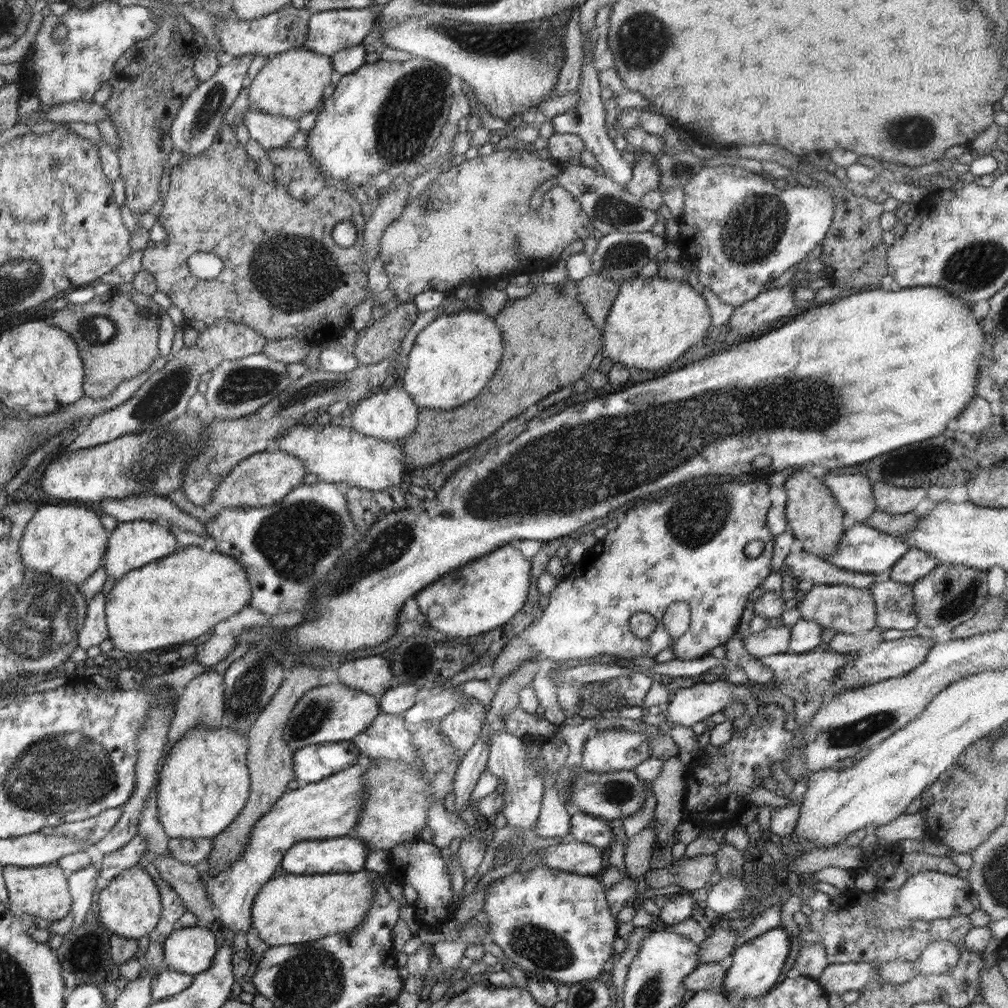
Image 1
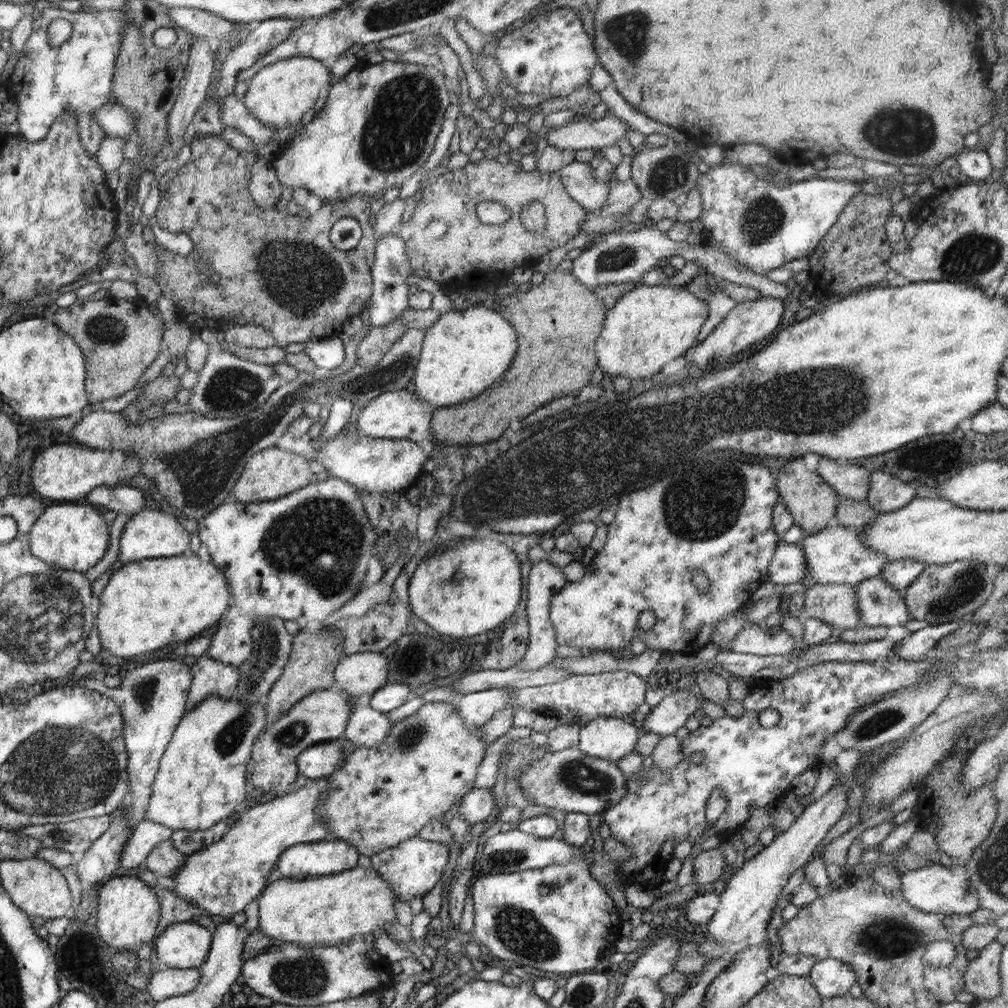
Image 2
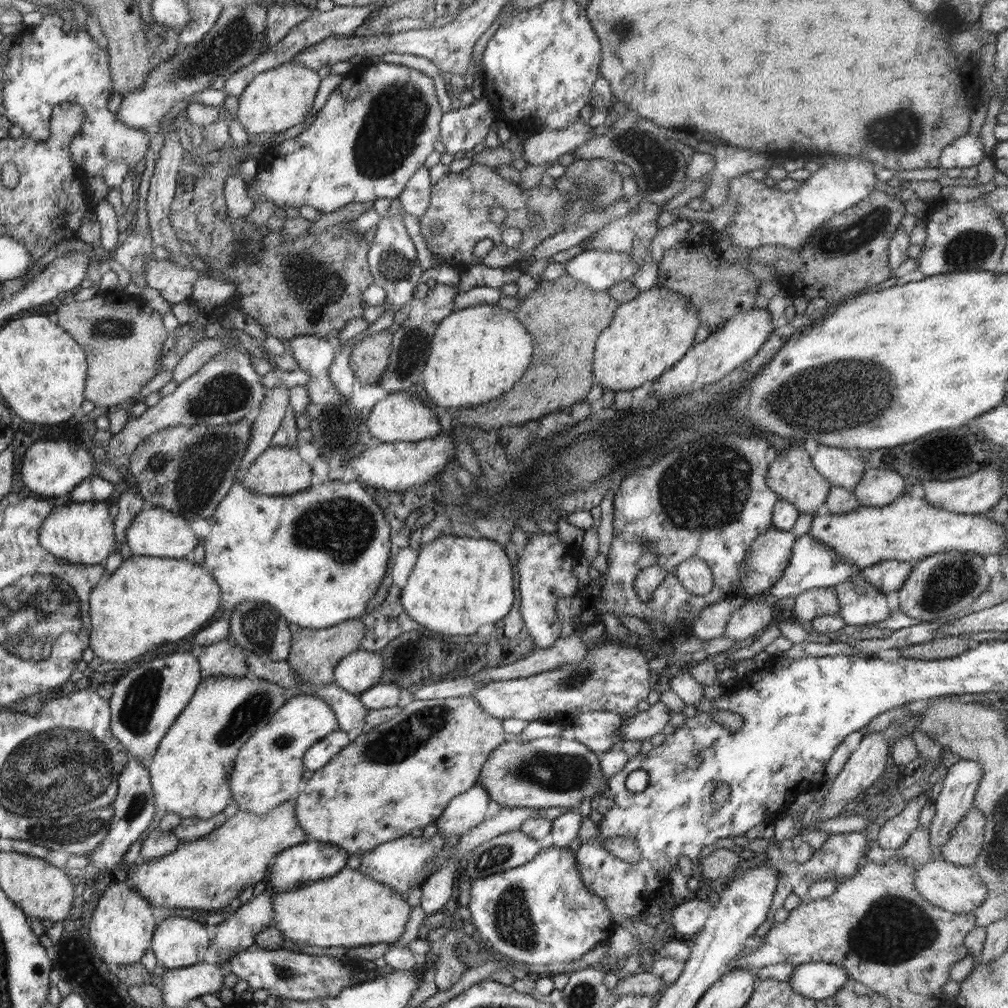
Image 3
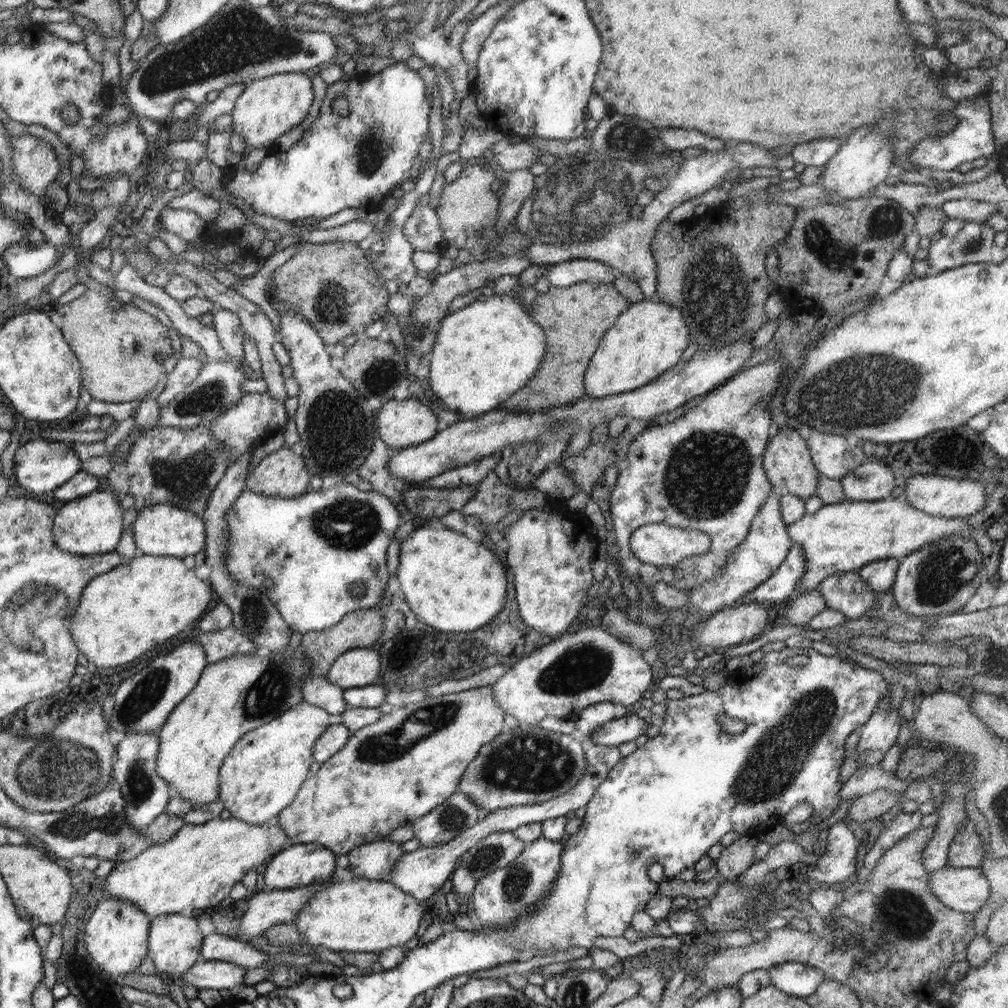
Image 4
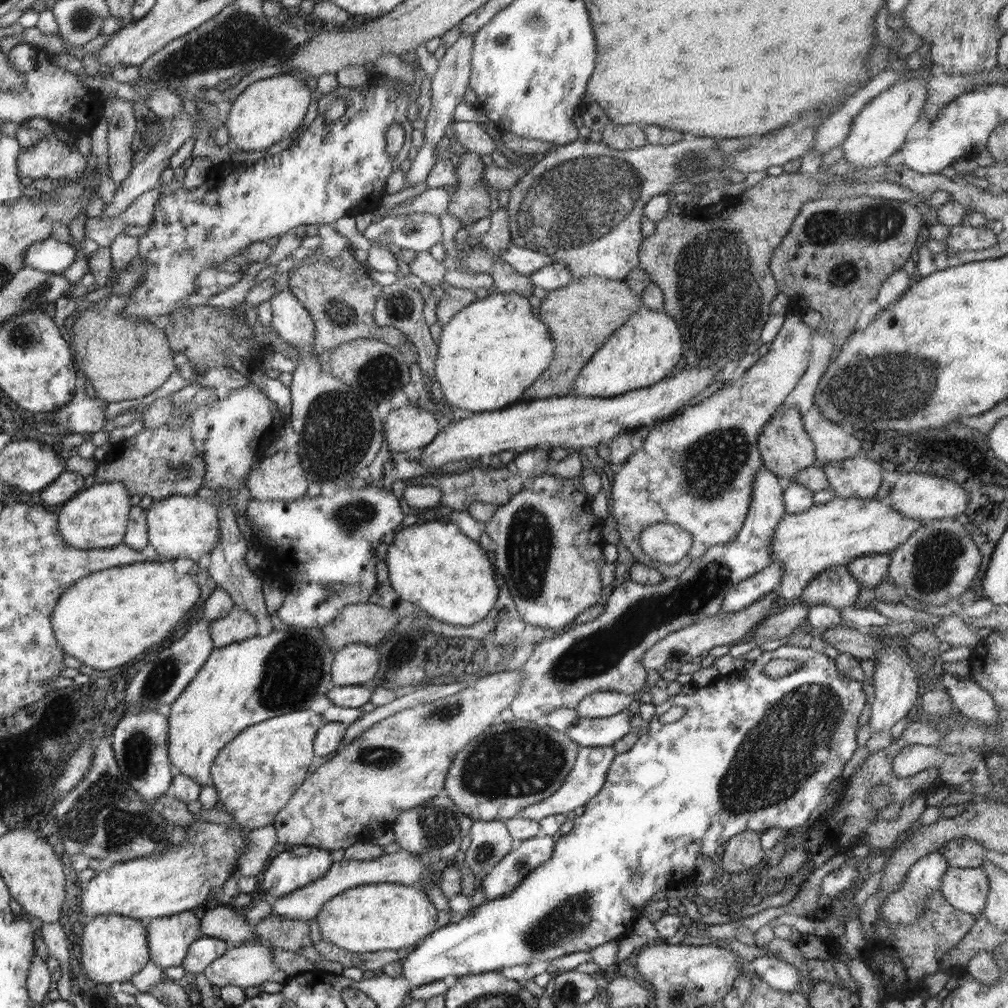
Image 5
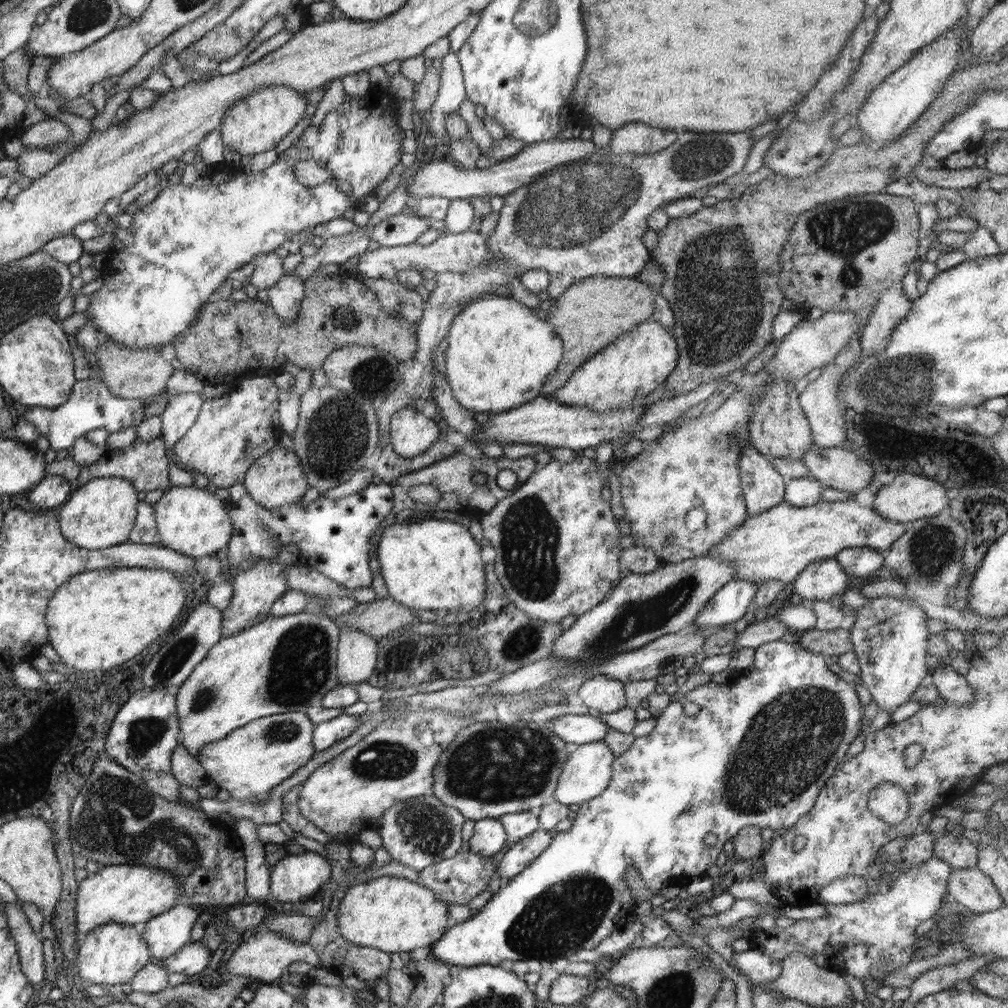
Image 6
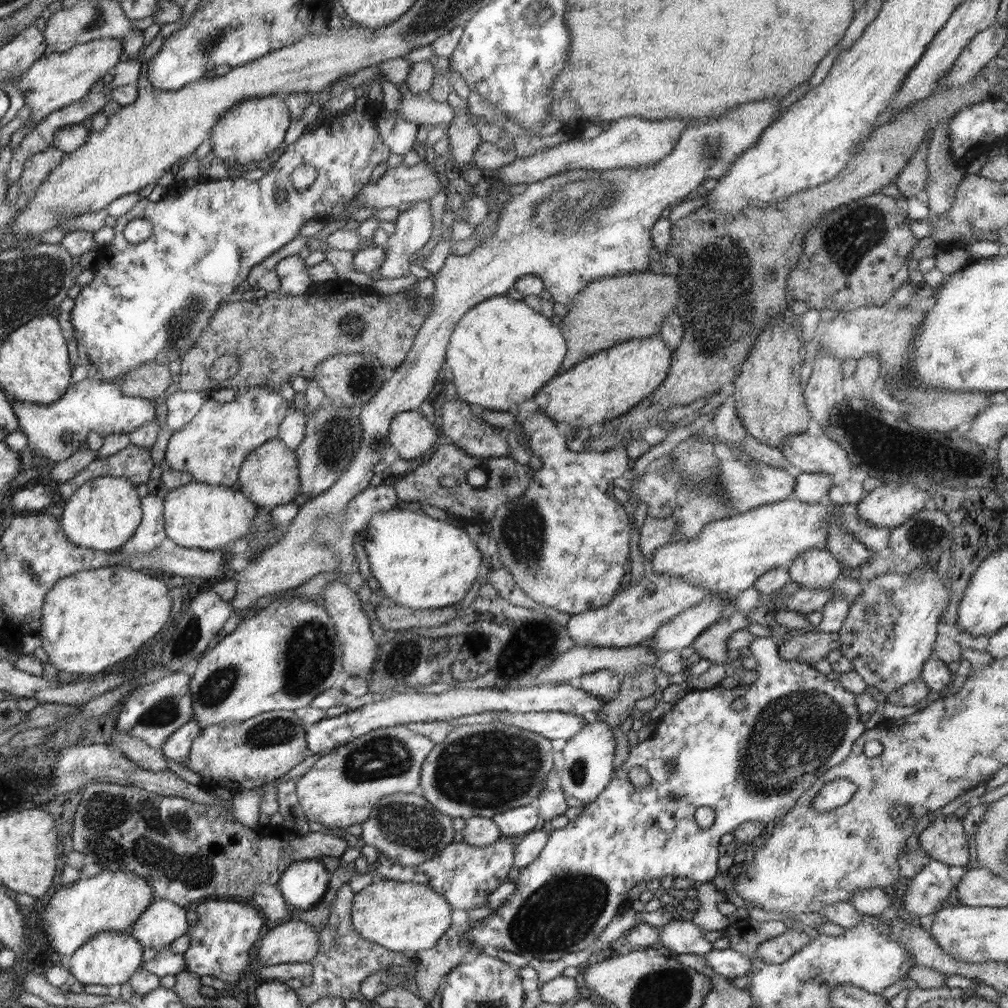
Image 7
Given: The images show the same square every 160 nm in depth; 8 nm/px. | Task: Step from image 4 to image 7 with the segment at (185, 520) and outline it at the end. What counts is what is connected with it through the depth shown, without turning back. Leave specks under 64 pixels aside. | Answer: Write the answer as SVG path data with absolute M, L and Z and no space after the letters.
M191 481L168 491L163 497L165 533L183 547L212 551L244 538L261 509L261 505L254 504L240 490L226 485Z

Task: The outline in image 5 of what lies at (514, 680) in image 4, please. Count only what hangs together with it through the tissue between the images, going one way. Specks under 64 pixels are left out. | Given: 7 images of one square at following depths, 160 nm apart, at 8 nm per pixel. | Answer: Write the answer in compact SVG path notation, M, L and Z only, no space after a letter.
M766 467L754 475L753 489L751 492L750 506L736 541L728 544L711 546L693 565L685 568L677 578L668 577L662 579L661 583L655 585L643 585L632 579L626 579L622 584L613 588L604 612L586 624L569 625L564 631L556 633L556 637L544 640L536 646L530 655L530 659L518 670L522 672L522 681L518 695L509 706L515 714L516 719L535 722L540 716L547 715L550 711L564 707L575 709L578 703L592 692L618 692L628 696L638 696L646 685L647 672L642 664L642 656L672 632L695 624L702 618L715 616L722 611L725 592L730 587L741 583L743 580L755 576L757 572L763 571L770 560L771 538L776 530L782 516L785 515L785 502L783 492L785 484L782 478L770 472Z

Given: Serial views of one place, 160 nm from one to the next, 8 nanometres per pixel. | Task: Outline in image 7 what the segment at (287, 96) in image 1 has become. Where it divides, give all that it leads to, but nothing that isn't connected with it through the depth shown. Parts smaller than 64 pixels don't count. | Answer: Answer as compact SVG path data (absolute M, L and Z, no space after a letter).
M270 95L262 98L243 99L229 108L214 126L212 152L215 157L226 163L235 162L236 168L248 168L266 160L272 150L276 150L290 126L291 113L285 95Z

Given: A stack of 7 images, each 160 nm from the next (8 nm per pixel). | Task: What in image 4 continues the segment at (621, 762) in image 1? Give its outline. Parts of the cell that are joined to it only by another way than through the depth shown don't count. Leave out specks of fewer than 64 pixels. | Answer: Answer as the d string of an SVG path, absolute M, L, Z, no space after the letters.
M601 702L583 708L574 718L575 730L580 730L584 736L591 739L591 734L606 724L609 720L623 717L629 711L624 705L618 703Z

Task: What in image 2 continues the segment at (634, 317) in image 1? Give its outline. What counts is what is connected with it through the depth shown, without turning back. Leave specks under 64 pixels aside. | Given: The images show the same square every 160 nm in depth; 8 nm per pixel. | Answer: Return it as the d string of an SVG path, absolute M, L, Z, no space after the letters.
M638 284L606 311L604 328L595 344L598 365L607 380L614 376L636 380L656 376L664 364L694 346L708 315L706 302L680 285Z

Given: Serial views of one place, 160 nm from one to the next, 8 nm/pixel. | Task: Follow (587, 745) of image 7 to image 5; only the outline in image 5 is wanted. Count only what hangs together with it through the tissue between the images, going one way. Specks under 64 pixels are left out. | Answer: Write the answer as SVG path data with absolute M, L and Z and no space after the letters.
M612 746L581 747L574 767L570 769L568 776L564 779L564 784L562 784L554 794L551 794L548 798L536 804L531 804L529 807L522 810L522 812L519 812L518 815L524 818L530 818L530 820L533 821L541 821L543 818L567 814L568 812L572 812L572 810L576 810L576 808L580 808L580 806L584 806L602 790L606 782L608 769L610 769L616 756L617 753Z

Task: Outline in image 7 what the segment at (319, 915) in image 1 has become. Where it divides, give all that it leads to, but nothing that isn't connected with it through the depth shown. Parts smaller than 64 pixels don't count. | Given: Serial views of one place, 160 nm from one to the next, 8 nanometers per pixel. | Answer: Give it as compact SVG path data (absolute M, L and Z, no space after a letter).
M376 880L359 894L354 894L351 921L360 936L366 940L394 952L406 952L413 955L418 951L428 951L436 946L442 935L450 928L450 910L450 904L429 886L414 882Z

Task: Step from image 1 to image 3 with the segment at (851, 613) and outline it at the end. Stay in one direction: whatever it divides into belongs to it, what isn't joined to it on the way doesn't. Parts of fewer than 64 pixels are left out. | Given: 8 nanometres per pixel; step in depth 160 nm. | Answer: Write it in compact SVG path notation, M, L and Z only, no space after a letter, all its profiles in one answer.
M834 587L815 588L795 596L792 618L797 622L812 621L822 616L840 614L840 605Z

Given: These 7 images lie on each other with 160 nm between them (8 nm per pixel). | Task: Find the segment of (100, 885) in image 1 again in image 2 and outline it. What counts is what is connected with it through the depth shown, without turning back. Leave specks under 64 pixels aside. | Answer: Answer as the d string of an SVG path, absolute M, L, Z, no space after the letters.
M144 818L131 832L120 857L120 866L113 876L120 876L123 870L138 868L145 856L162 841L168 840L173 833L172 828Z

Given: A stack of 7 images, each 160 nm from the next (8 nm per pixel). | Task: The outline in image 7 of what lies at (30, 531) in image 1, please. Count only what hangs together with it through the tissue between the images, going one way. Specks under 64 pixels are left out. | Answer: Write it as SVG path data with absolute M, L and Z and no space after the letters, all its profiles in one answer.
M101 476L84 483L66 502L62 528L74 544L98 551L114 551L128 543L142 520L140 496L127 478Z

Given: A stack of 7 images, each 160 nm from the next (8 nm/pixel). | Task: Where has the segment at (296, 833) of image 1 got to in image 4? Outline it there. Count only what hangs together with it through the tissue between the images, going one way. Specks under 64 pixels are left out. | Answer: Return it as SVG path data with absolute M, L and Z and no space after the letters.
M232 816L227 819L216 817L204 824L186 823L173 837L170 837L170 840L150 845L135 858L125 858L118 862L104 880L102 889L105 895L136 904L148 916L185 914L194 908L218 907L235 884L241 882L248 872L264 864L266 860L273 859L288 842L288 833L280 827L277 817L264 824L248 824Z

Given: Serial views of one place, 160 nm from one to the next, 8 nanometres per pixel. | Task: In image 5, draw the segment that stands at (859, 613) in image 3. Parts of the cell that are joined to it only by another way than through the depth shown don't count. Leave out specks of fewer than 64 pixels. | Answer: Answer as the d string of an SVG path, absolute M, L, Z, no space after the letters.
M846 565L826 568L813 578L800 596L808 604L822 603L838 610L858 605L861 584L850 574Z

